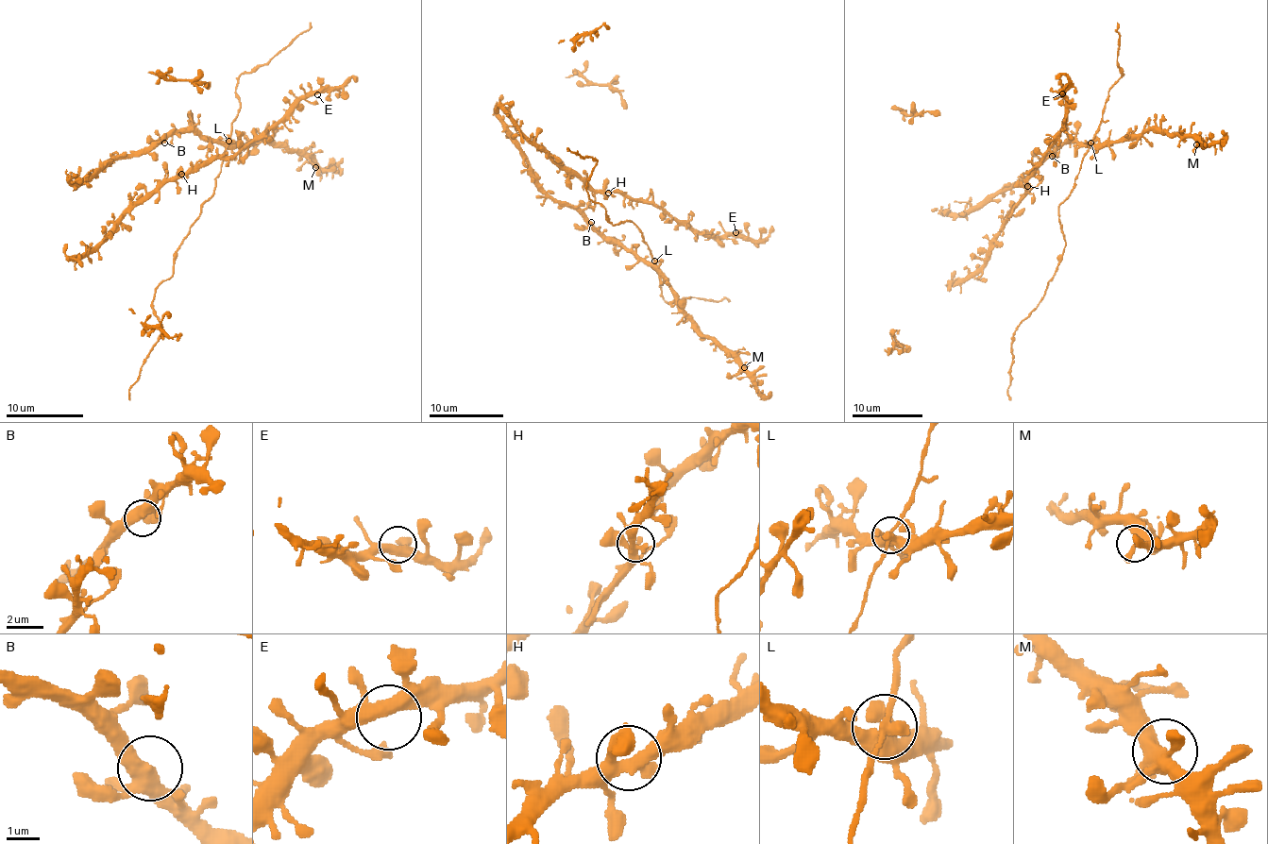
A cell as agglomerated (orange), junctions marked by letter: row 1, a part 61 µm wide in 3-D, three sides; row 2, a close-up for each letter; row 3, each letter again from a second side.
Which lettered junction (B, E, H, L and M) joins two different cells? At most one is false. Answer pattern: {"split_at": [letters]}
{"split_at": []}

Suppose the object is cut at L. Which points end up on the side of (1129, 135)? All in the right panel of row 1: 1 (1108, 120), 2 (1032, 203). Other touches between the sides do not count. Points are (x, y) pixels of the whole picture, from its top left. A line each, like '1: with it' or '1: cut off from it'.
1: cut off from it
2: with it

